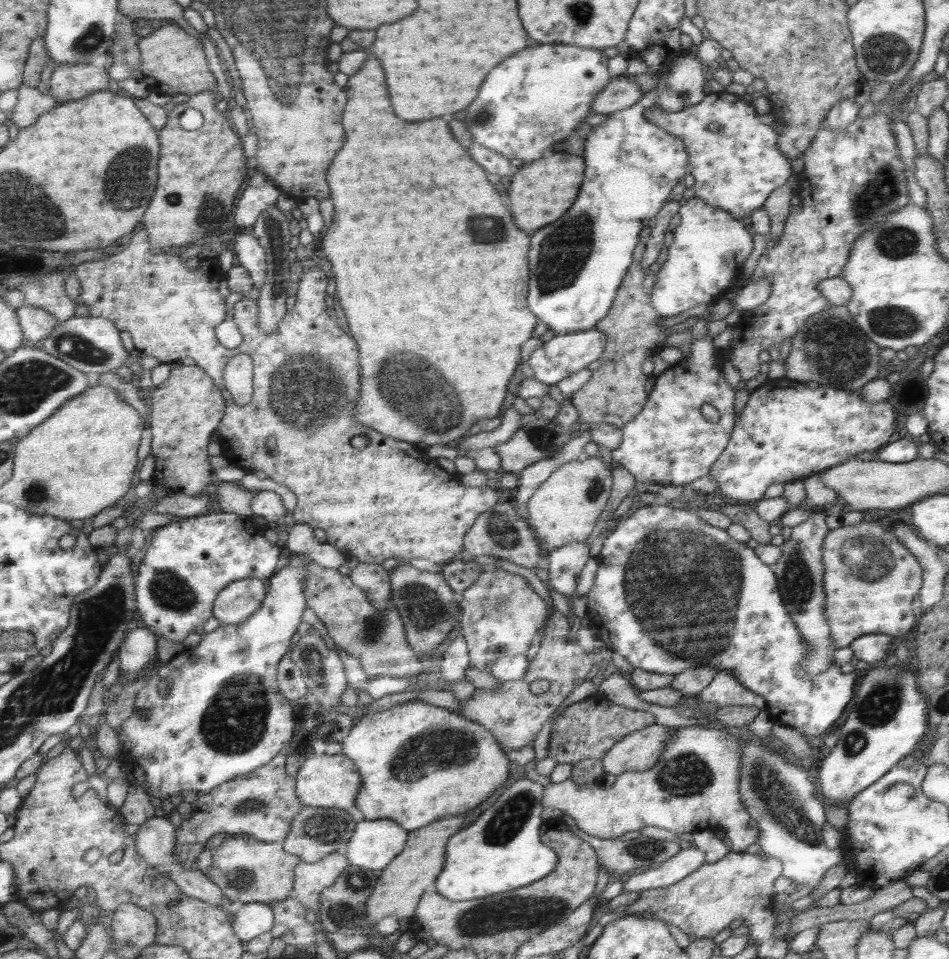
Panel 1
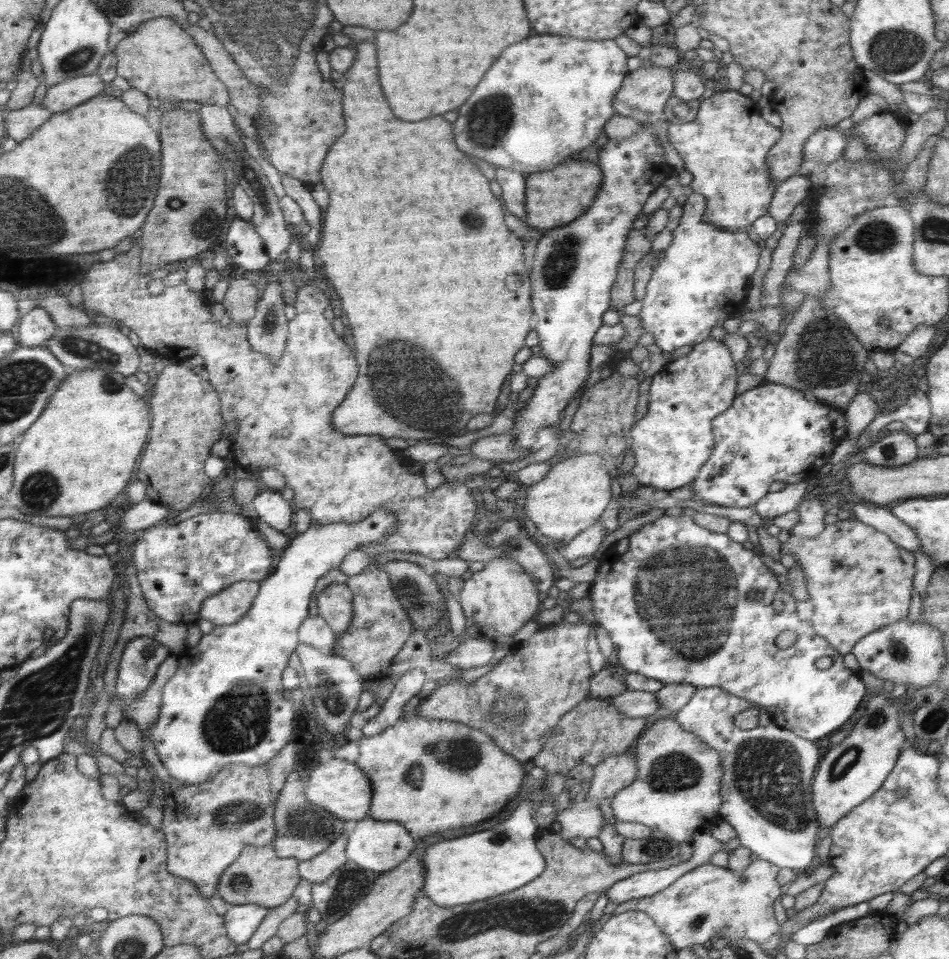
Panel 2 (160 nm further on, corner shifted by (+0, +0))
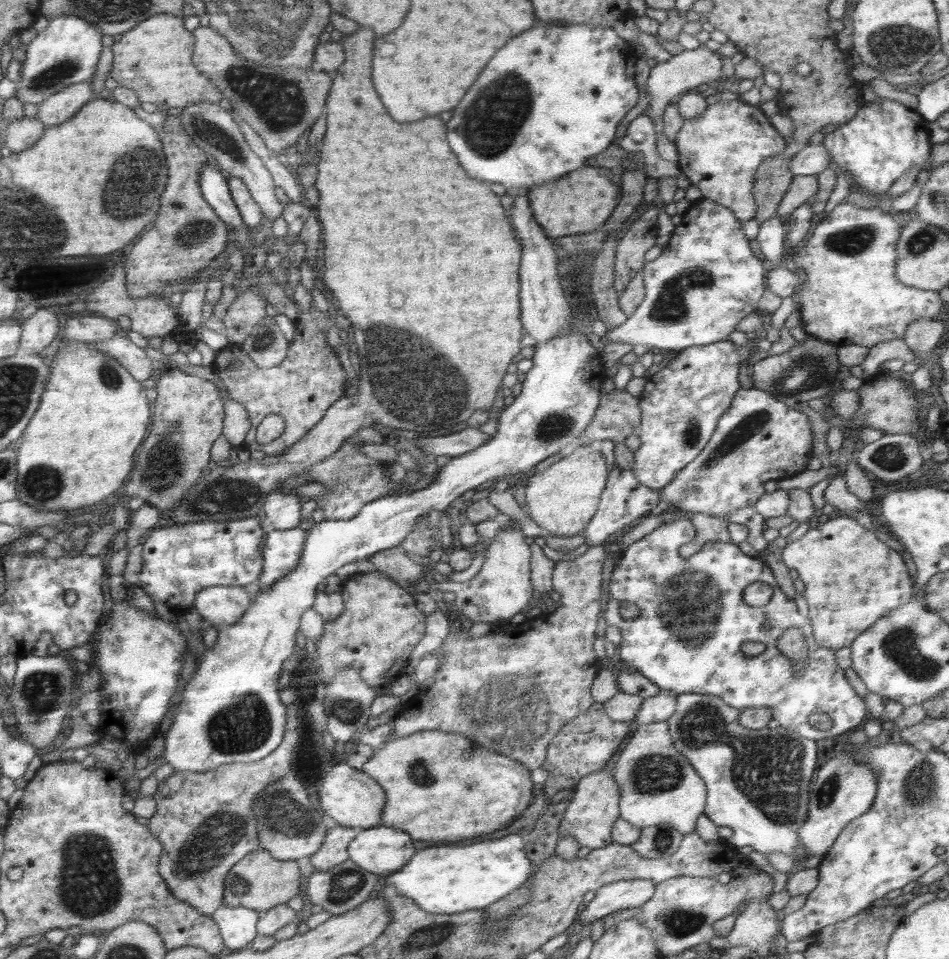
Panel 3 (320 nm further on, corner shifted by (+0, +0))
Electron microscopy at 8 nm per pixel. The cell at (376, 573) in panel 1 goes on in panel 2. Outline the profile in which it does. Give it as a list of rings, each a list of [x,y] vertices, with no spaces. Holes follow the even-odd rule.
[[[369,564],[360,574],[348,576],[345,585],[354,590],[354,618],[346,632],[335,635],[335,645],[329,652],[349,660],[363,679],[384,682],[394,656],[414,632],[413,620],[397,598],[389,573],[381,566]]]

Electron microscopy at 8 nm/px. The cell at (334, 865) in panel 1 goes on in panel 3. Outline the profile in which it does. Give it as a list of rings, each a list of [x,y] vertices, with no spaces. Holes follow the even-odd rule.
[[[338,824],[330,829],[321,849],[310,858],[312,866],[319,871],[327,871],[330,867],[349,860],[348,845],[354,840],[358,831]]]

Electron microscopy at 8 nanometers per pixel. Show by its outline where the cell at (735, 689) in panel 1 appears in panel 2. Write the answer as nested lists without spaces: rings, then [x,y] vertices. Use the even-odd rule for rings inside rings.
[[[720,686],[697,687],[690,700],[677,712],[674,720],[685,730],[694,732],[698,739],[702,739],[702,743],[721,752],[722,767],[725,768],[721,820],[734,827],[740,846],[750,849],[758,858],[776,866],[804,873],[811,869],[817,860],[814,857],[814,847],[820,828],[813,806],[811,782],[821,760],[820,754],[814,741],[799,738],[793,731],[776,724],[750,730],[737,727],[737,715],[751,707],[754,707],[754,704],[749,699],[742,698],[741,695],[734,696]]]

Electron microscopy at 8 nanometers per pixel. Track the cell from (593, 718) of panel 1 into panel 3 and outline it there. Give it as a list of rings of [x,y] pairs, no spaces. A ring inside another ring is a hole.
[[[599,702],[558,730],[548,745],[546,762],[541,766],[547,773],[547,780],[543,784],[547,798],[550,800],[559,791],[576,787],[582,778],[602,771],[626,736],[630,736],[630,722],[610,720],[603,703]]]

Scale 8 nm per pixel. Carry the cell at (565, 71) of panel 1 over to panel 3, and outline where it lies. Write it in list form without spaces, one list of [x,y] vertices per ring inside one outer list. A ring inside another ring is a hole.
[[[554,21],[552,24],[538,22],[538,26],[534,26],[534,30],[526,30],[526,34],[518,34],[518,38],[514,38],[514,42],[506,42],[506,46],[502,46],[502,50],[498,50],[498,58],[494,58],[494,62],[490,62],[490,66],[486,66],[486,74],[482,74],[482,78],[478,78],[478,86],[474,86],[474,90],[470,90],[470,94],[466,94],[466,102],[462,102],[462,106],[458,106],[458,110],[454,110],[454,114],[450,118],[450,146],[454,146],[454,154],[458,154],[458,158],[462,158],[462,166],[466,166],[466,170],[470,170],[470,178],[496,182],[504,187],[526,186],[529,189],[536,184],[542,185],[550,182],[550,178],[552,181],[558,180],[574,170],[581,169],[588,158],[600,154],[608,146],[618,142],[618,126],[622,126],[622,122],[626,122],[626,114],[634,106],[638,106],[638,98],[642,98],[642,89],[638,88],[638,62],[642,62],[642,56],[638,55],[638,50],[634,49],[631,41],[622,38],[610,27],[588,26],[588,24],[560,26],[554,24]]]

